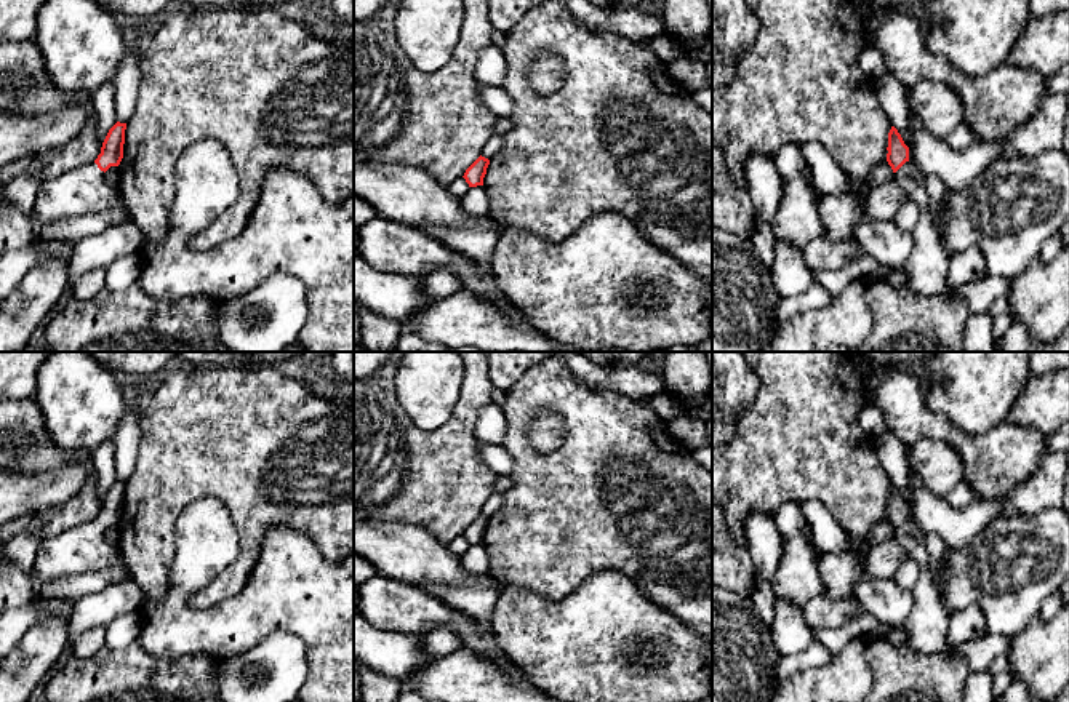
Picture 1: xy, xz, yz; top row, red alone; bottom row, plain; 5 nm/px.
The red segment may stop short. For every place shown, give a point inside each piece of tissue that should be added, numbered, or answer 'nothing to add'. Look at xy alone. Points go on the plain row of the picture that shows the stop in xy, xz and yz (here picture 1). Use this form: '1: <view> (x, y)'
1: xy (82, 549)

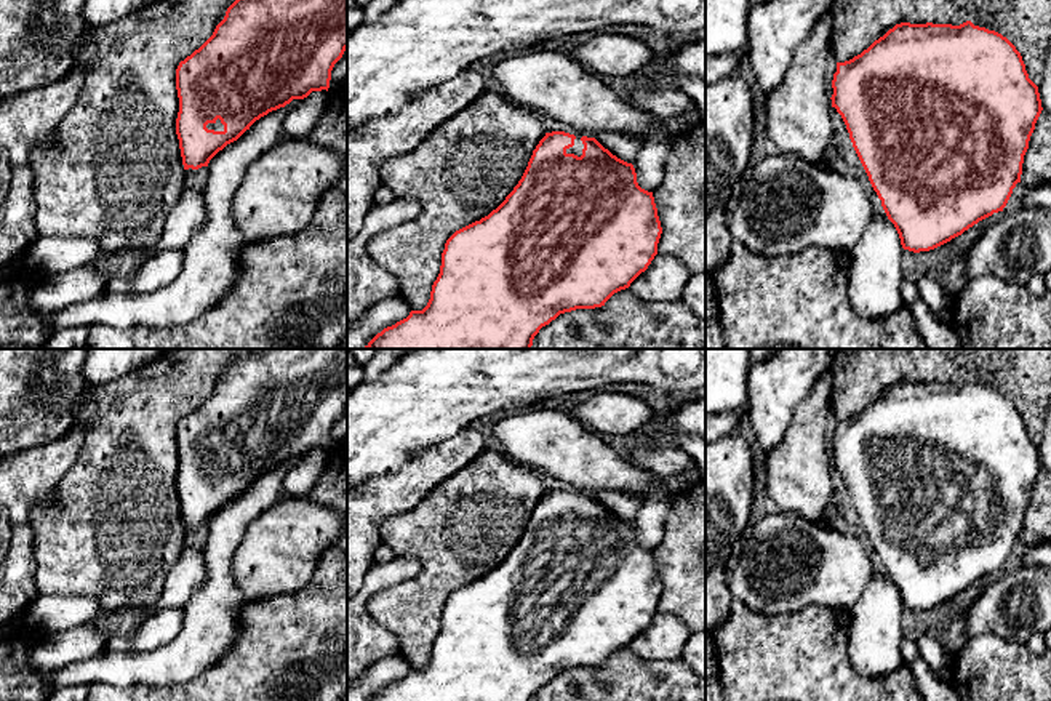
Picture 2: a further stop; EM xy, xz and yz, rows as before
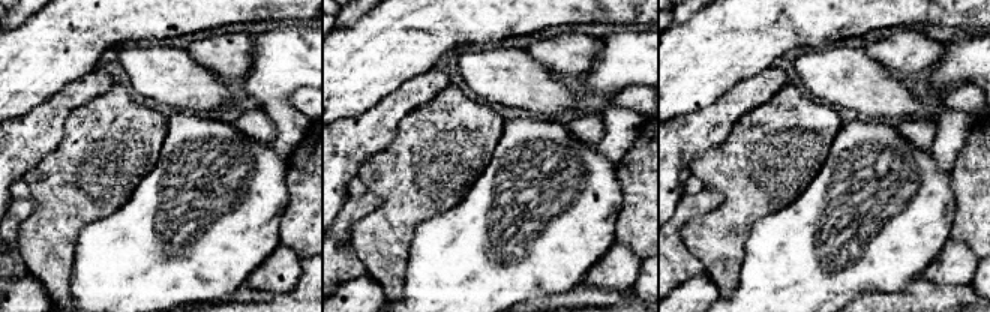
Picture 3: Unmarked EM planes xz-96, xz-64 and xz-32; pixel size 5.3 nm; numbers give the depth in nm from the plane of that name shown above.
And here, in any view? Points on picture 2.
1: xz (576, 508)

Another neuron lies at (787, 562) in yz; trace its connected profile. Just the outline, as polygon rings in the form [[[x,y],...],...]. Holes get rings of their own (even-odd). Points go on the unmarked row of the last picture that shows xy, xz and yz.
[[[785,511],[766,514],[741,541],[728,591],[761,615],[808,605],[849,613],[875,573],[856,538]]]

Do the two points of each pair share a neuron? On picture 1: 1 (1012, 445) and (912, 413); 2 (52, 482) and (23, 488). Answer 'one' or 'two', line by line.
1: one
2: one

